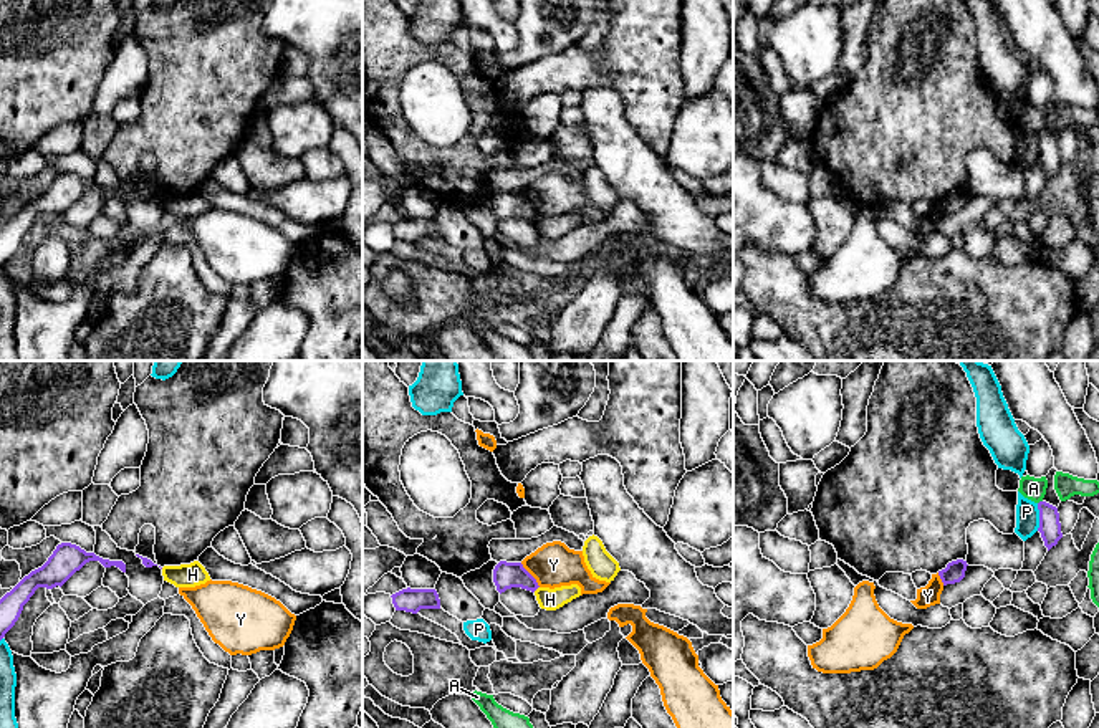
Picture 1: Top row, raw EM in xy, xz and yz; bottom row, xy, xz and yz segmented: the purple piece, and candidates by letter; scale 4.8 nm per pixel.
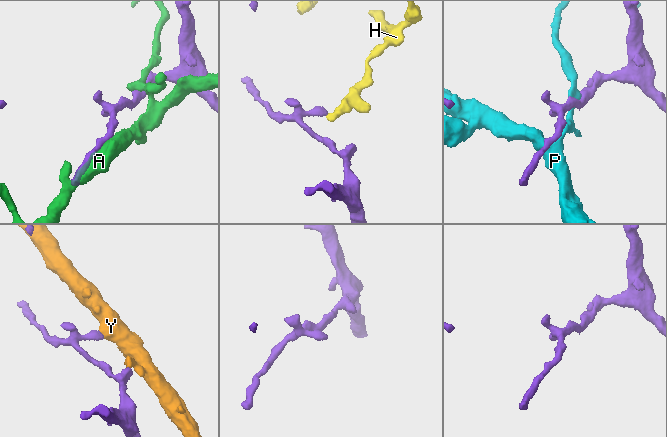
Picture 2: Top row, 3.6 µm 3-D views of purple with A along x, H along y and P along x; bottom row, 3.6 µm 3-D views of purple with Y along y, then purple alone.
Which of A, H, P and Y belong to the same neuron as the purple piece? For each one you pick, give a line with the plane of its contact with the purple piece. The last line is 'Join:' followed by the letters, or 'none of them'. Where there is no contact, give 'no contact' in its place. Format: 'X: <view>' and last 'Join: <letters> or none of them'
Join: none of them

